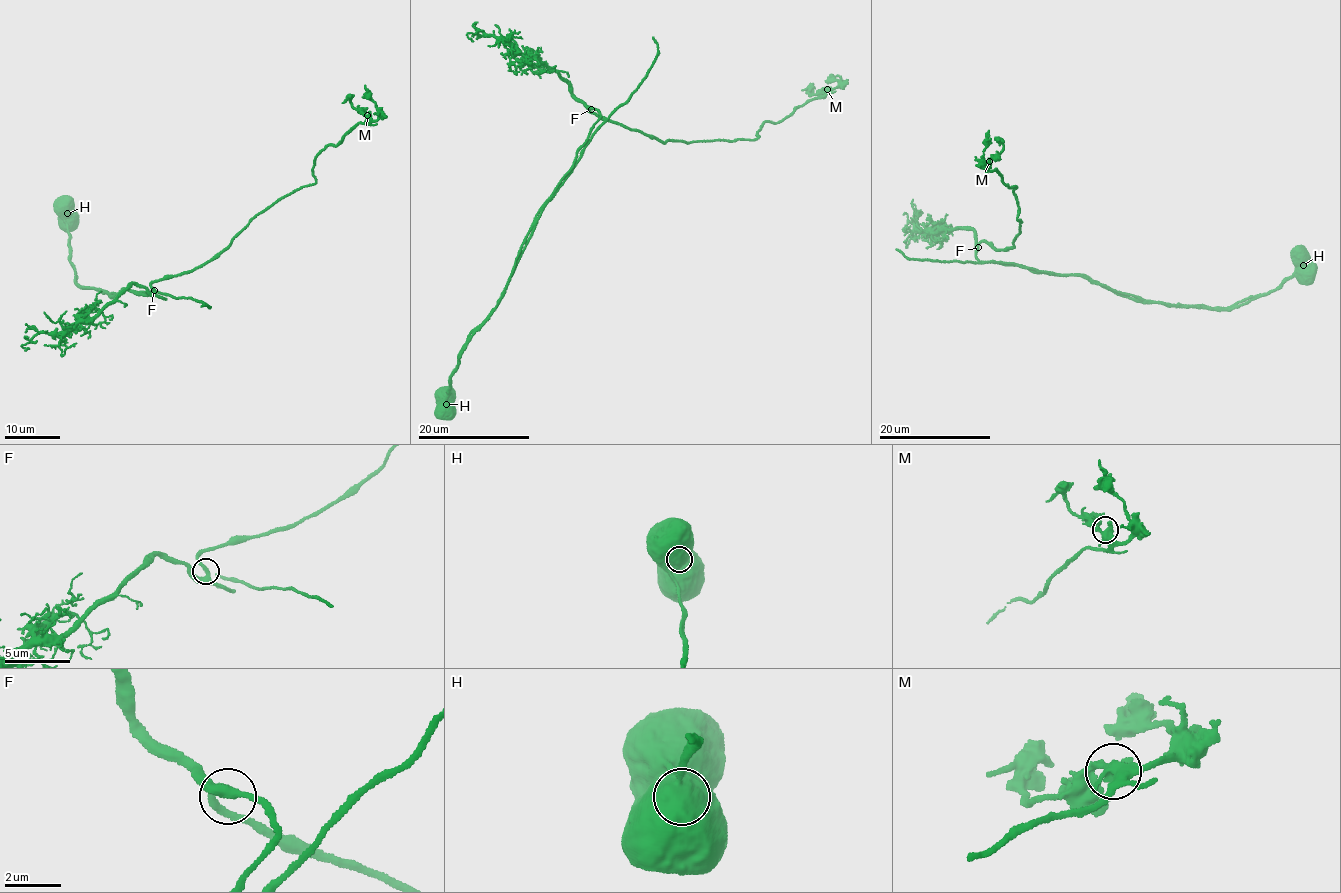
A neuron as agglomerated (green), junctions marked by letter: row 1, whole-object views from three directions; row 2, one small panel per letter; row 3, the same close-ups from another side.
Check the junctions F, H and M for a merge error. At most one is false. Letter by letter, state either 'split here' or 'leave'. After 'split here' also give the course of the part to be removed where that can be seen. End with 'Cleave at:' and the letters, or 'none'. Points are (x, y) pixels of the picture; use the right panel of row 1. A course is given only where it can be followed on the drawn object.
F: leave
H: split here | (1303, 266), (1266, 293), (1218, 310), (1173, 306), (1119, 292), (1073, 274), (1000, 262), (910, 258), (896, 248)
M: leave
Cleave at: H

